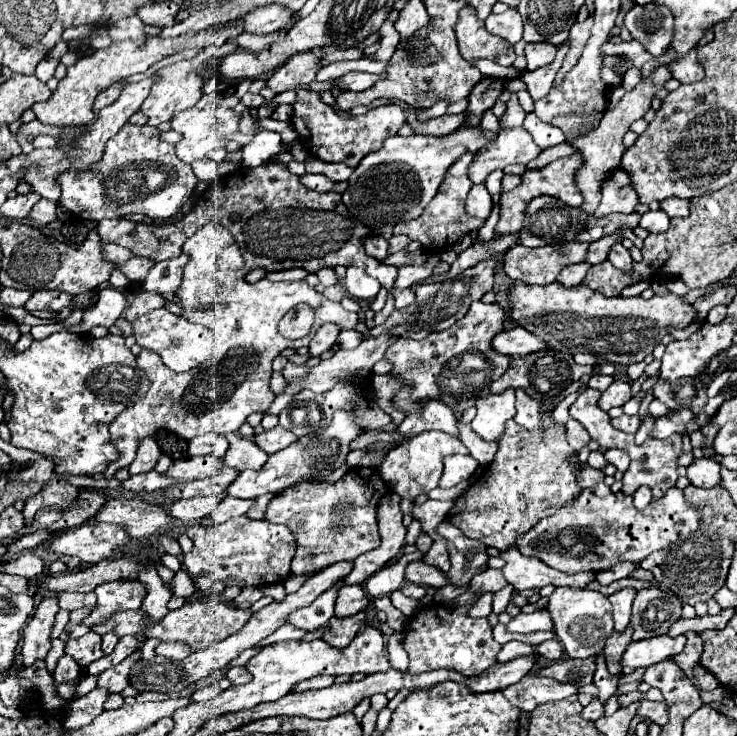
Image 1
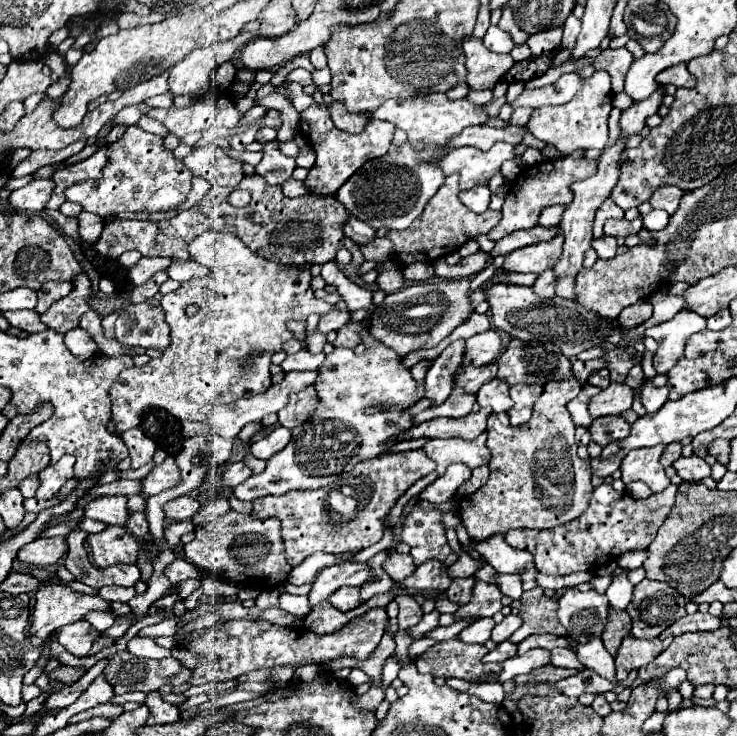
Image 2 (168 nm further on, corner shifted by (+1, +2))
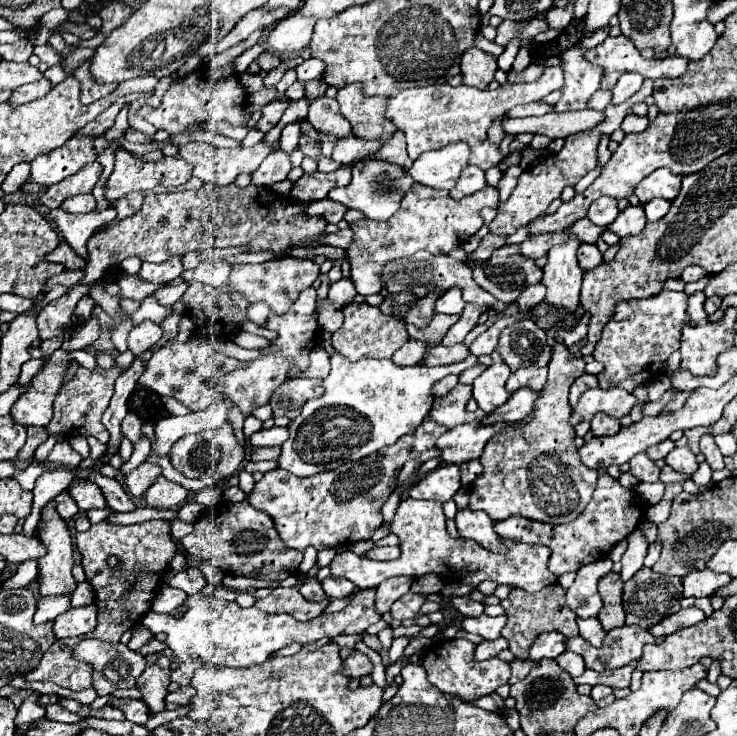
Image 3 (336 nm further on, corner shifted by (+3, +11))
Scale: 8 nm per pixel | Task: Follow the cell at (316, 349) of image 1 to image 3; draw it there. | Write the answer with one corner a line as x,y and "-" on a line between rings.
342,278
342,280
338,280
338,282
334,282
334,284
330,286
328,300
338,302
338,304
344,306
344,304
352,302
356,294
358,294
358,292
356,292
356,288
354,288
354,282
352,282
350,278

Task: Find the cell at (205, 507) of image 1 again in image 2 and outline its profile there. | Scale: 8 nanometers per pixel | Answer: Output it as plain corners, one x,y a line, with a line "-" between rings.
176,497
164,505
164,513
170,521
188,521
198,511
200,503
192,497

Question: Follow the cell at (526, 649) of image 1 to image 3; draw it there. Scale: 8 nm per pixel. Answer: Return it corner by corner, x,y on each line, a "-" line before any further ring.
496,638
496,640
492,640
492,642
480,642
480,644
476,646
474,660
494,658
494,656
498,656
498,652
502,652
504,648
508,648
508,644
506,644
504,638

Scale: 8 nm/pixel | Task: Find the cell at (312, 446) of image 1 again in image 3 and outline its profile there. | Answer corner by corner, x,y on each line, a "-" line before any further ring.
334,354
330,358
332,370
328,378
324,378
324,396
308,400
302,406
302,414
290,424
290,438
286,444
282,444
282,454
278,458
278,466
292,472
294,476
310,476
316,472
324,470
334,470
346,462
360,460
384,446
394,444
398,438
414,432
418,424
422,424
424,416
430,412
434,396
432,396
432,386
448,376
450,372
464,372
468,366
477,363
477,357
469,354
468,358
450,366
438,366
438,368
428,368
428,366
408,366
398,367
392,364
392,360
376,360
376,358
360,358
358,362
350,362
340,354

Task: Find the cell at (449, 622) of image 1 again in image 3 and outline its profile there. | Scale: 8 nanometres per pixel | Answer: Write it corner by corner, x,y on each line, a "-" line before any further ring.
444,640
428,648
424,654
424,670
428,672
428,680
442,692
454,694
464,702
474,702
482,696
492,694
498,686
506,684
510,678
508,662
500,658
490,658
486,662
474,660
474,644
468,640

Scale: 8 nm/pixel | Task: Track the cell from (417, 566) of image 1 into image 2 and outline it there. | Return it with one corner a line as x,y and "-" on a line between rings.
390,553
390,557
384,561
384,571
394,579
394,581
404,581
416,571
416,565
412,561
412,555
400,555
400,553

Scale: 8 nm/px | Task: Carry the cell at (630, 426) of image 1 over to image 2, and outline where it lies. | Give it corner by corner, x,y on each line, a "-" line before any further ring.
612,415
598,417
590,425
592,441
598,443
600,447
606,447
606,445
610,445
610,443
614,443
618,439
628,437
630,429
632,429
632,425
624,417
620,417
620,415
616,415
616,417
612,417

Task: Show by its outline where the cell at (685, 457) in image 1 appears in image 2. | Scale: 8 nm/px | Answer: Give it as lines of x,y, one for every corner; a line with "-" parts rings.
676,441
676,443
670,443
666,449
664,449
664,453
662,453
662,465
664,467
670,467
676,459
680,459
682,457
682,445

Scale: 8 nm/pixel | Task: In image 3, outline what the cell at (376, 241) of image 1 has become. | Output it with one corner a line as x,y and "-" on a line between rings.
326,198
326,200
318,200
318,202
310,202
306,208
304,208
304,214
306,216
322,216
328,224
338,224
344,214
346,214
346,208
342,204
336,204
334,200

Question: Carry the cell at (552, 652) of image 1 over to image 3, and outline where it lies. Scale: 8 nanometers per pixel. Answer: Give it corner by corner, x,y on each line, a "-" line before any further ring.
570,650
562,652
562,654
556,658
556,662
558,662
558,666
564,668
572,678
576,678
576,676
580,676
580,674
584,672
584,660
582,660
582,656
578,656
578,654
570,652

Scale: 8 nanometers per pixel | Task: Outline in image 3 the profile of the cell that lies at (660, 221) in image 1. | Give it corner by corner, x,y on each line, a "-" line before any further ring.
654,198
654,200
650,200
648,204
644,204
644,210
646,210
646,216
648,216
648,220
650,222
654,222
654,220
658,220
658,218
664,218
666,214
668,214
668,210
670,210
670,200
666,200
666,198

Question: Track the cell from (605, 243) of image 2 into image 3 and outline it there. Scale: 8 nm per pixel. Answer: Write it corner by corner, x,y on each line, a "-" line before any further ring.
582,218
582,220
576,220
572,226
566,228
566,232
572,232
574,236
578,236
582,242
596,242
602,234
602,228
598,228
596,224
592,224
588,218

